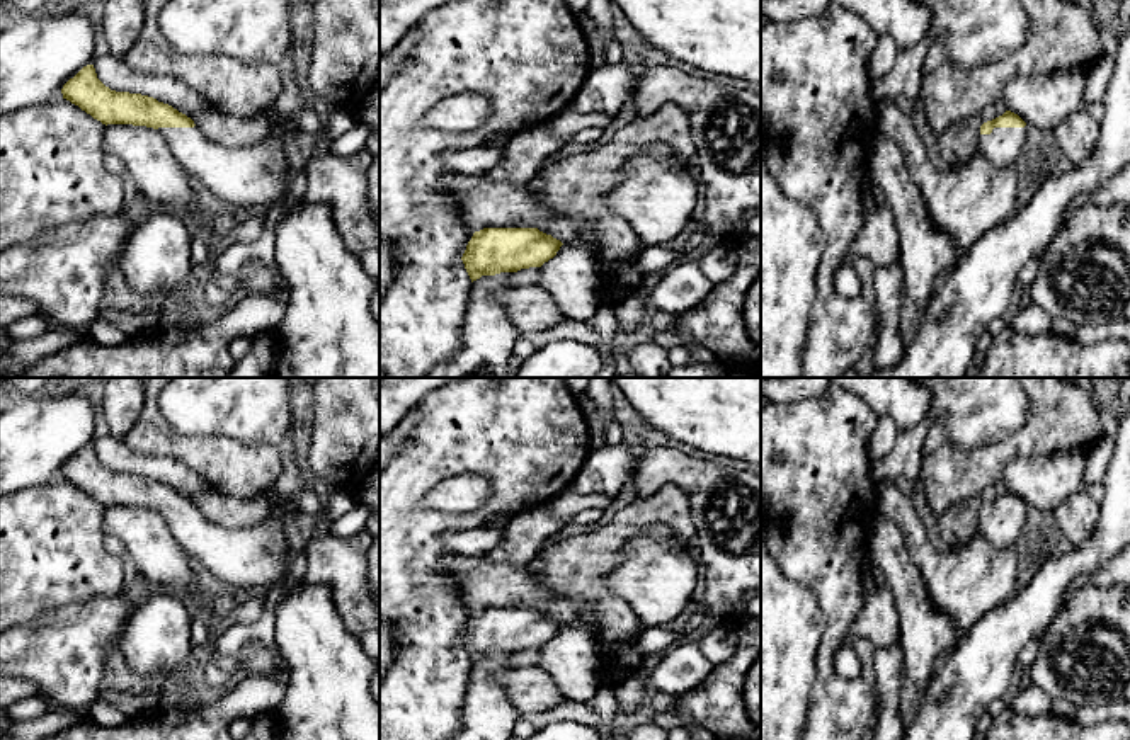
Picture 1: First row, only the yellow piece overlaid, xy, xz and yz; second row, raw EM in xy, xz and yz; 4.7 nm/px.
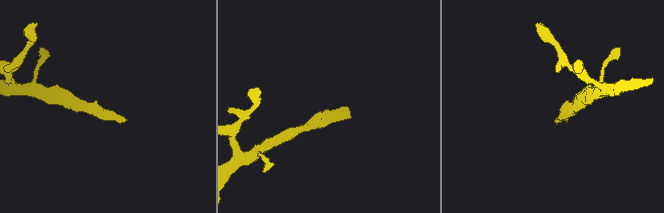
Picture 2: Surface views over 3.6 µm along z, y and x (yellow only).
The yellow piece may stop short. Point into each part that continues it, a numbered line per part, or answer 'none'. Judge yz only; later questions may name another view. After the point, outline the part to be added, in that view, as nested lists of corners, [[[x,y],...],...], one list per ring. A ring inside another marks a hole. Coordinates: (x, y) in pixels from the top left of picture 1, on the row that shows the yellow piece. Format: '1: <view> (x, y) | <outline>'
1: yz (1003, 147) | [[[1026,126],[994,128],[990,134],[979,134],[980,151],[997,168],[1016,165],[1024,141]]]

